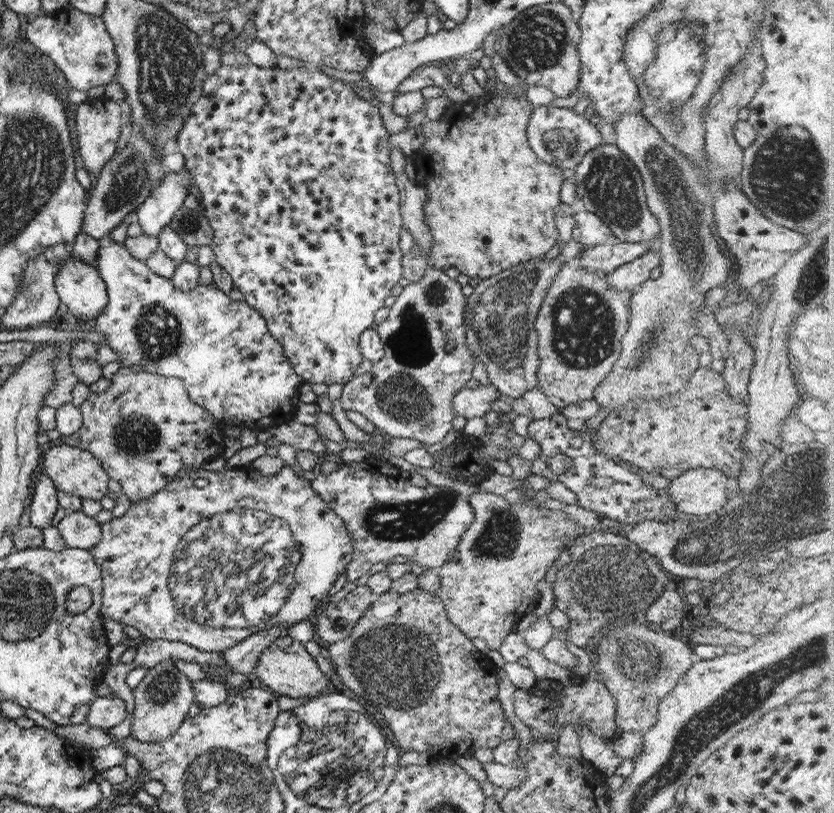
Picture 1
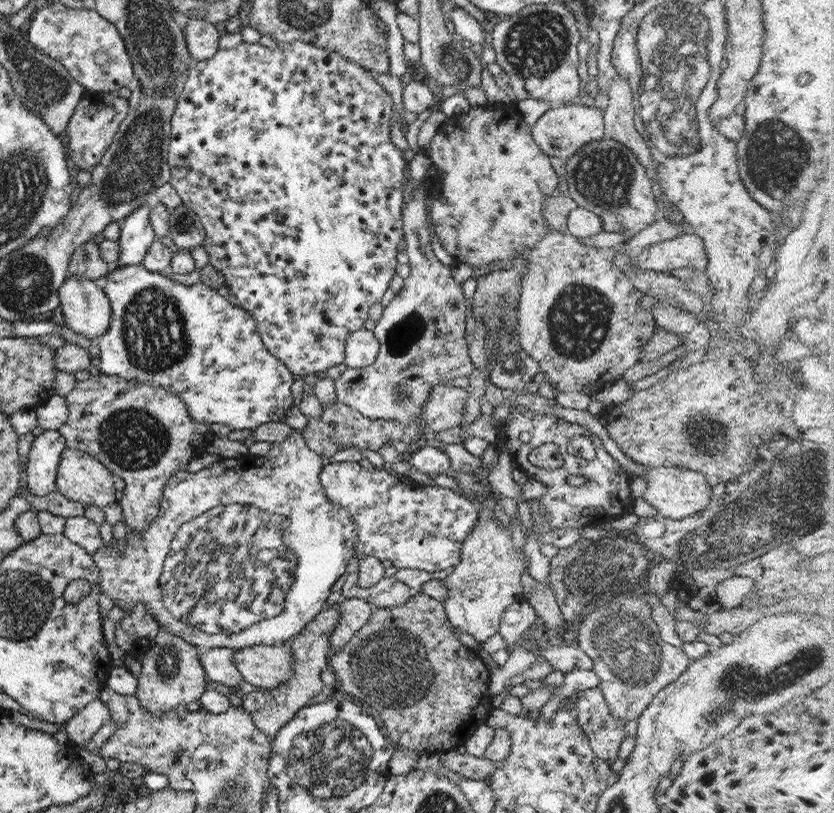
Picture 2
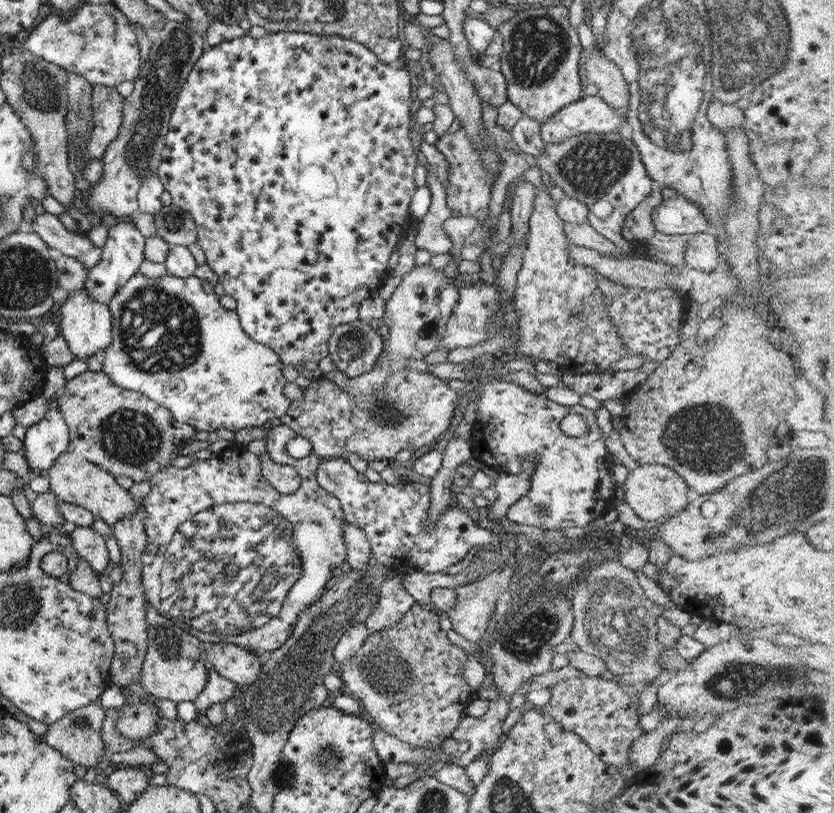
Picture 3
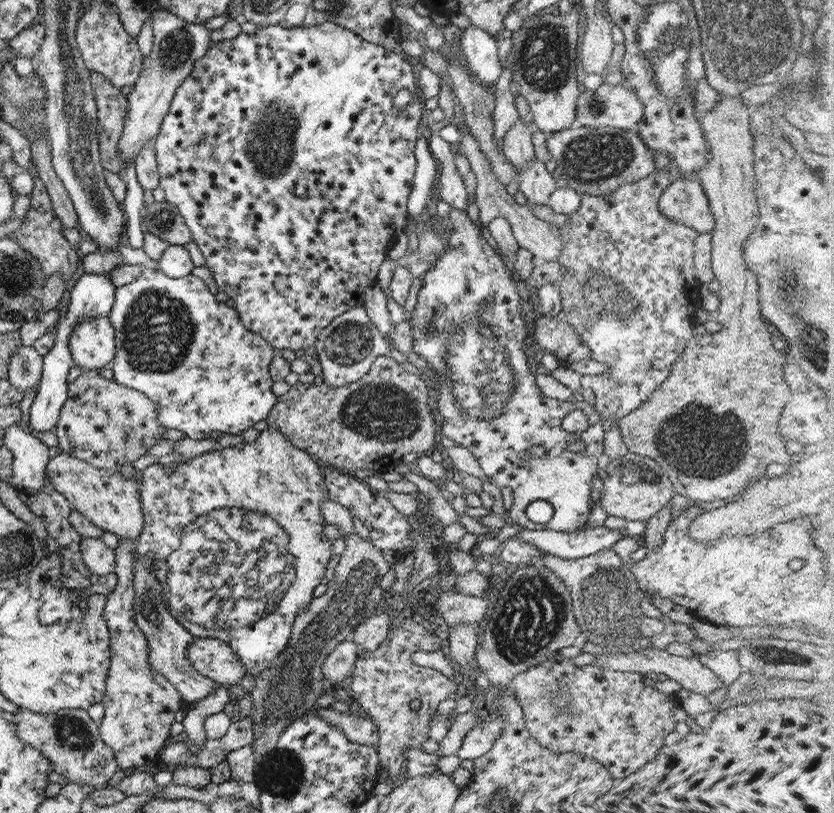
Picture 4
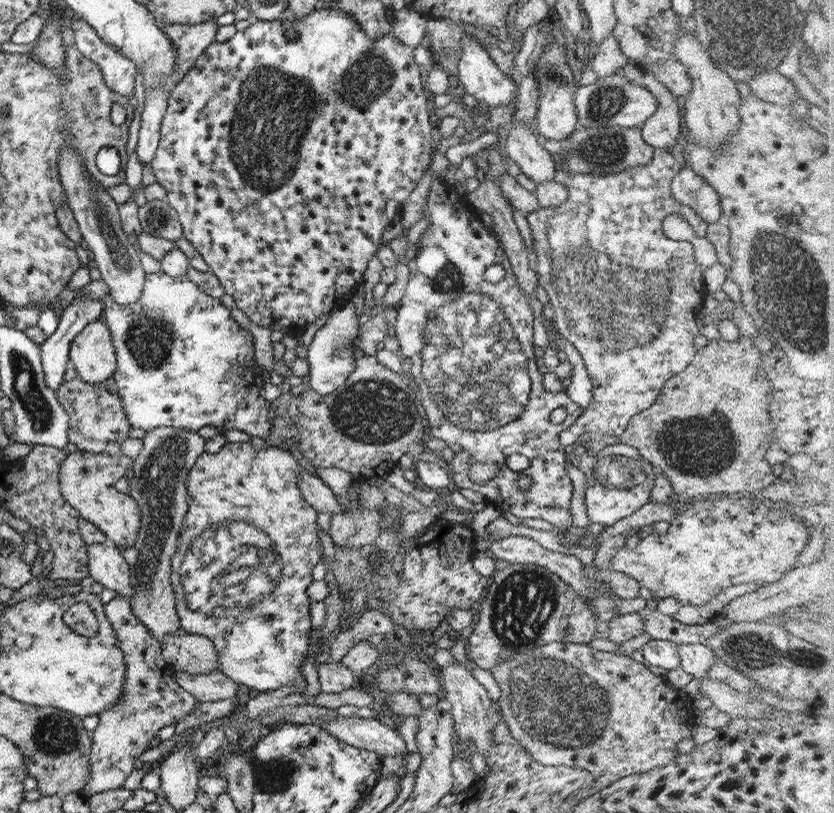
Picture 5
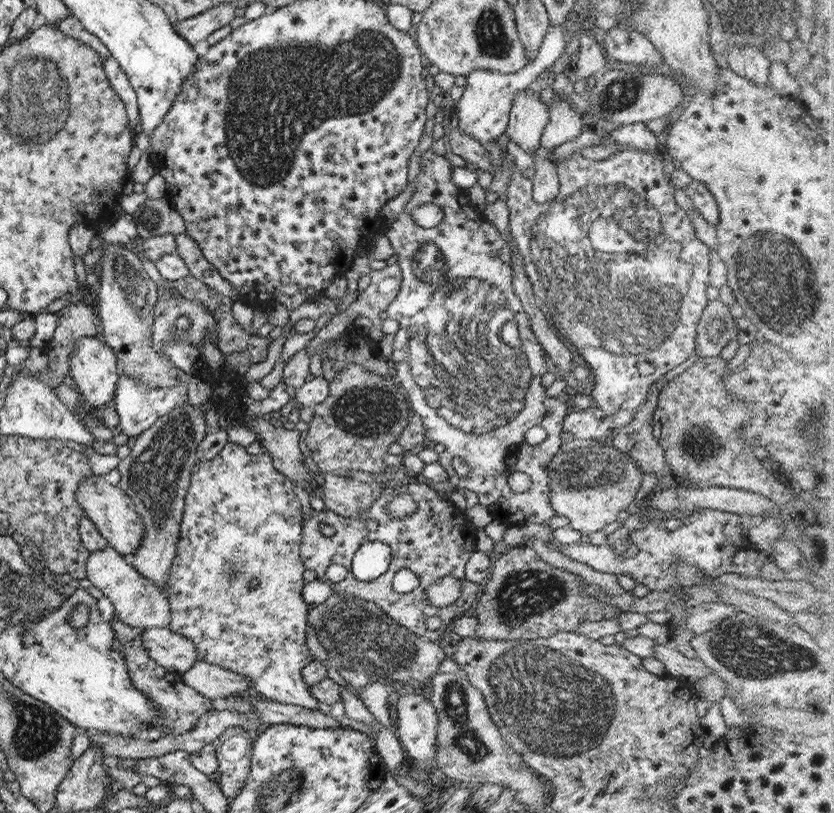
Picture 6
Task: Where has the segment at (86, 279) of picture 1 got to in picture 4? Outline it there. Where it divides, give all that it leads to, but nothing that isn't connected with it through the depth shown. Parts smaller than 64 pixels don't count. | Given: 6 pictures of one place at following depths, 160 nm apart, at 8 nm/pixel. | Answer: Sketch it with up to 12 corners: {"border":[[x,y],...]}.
{"border":[[108,317],[73,326],[67,347],[81,370],[99,371],[114,355]]}

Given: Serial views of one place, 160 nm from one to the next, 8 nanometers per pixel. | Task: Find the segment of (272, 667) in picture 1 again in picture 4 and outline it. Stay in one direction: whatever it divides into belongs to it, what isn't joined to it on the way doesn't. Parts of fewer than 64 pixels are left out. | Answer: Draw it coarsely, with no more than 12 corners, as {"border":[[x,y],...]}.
{"border":[[196,638],[186,657],[195,672],[223,686],[247,669],[226,642]]}

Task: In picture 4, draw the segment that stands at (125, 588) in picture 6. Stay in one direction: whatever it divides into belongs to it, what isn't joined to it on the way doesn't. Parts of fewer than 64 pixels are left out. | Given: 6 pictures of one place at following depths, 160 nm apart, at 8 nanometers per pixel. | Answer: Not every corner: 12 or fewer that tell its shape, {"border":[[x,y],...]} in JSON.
{"border":[[83,537],[80,556],[90,574],[113,572],[114,550],[101,538]]}

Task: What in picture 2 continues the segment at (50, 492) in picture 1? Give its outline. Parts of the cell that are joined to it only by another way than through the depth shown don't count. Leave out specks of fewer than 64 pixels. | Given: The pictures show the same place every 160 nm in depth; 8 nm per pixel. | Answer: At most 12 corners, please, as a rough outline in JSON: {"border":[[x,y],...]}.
{"border":[[44,430],[27,452],[25,478],[35,496],[56,489],[65,441]]}

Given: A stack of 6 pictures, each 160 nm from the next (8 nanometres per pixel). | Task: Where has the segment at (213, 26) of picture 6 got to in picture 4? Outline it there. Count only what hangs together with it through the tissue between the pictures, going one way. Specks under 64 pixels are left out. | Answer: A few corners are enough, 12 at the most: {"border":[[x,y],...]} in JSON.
{"border":[[152,12],[152,46],[126,97],[118,156],[157,136],[175,89],[213,43]]}

